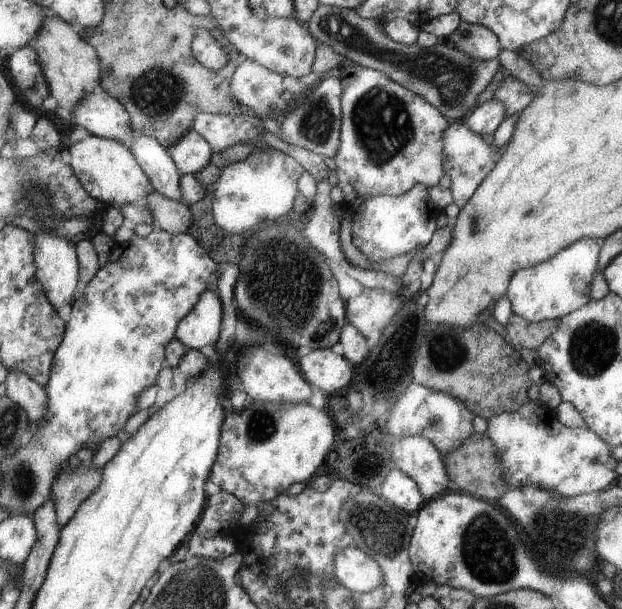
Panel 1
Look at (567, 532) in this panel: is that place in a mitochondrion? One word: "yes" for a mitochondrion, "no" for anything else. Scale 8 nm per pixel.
yes

